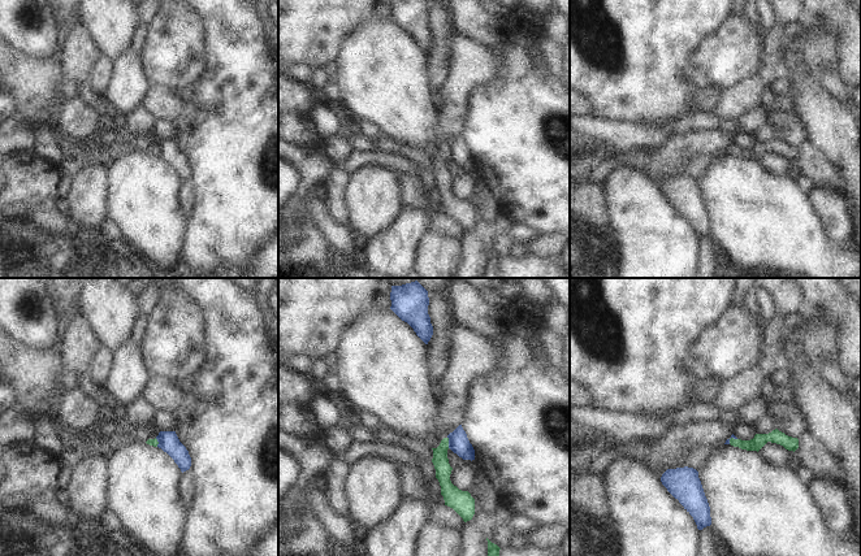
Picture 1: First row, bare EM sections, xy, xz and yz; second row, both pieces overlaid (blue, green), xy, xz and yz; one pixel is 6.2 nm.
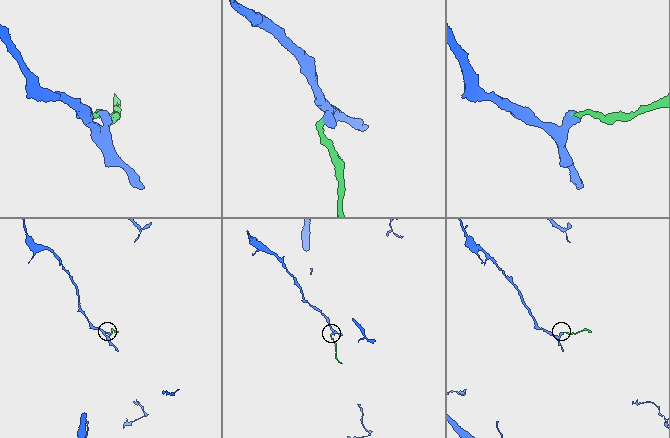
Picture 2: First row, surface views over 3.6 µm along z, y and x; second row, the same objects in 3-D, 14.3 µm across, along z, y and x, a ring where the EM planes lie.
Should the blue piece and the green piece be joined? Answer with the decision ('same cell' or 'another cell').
another cell

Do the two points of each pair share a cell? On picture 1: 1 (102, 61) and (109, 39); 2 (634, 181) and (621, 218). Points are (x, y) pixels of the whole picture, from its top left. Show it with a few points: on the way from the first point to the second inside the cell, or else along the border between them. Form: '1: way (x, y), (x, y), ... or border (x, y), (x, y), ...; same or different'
1: border (102, 53), (112, 60); different
2: way (631, 190), (630, 209); same

